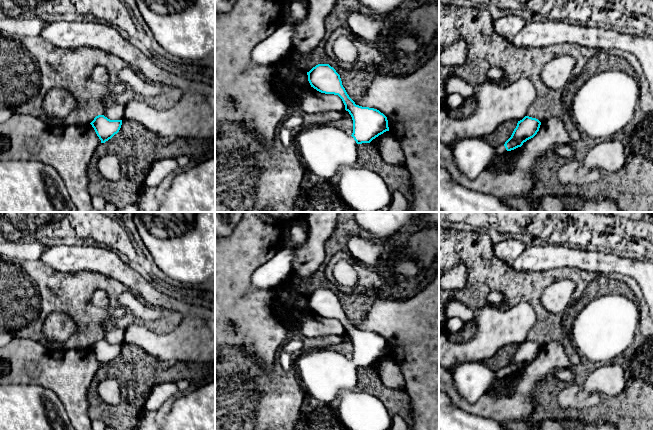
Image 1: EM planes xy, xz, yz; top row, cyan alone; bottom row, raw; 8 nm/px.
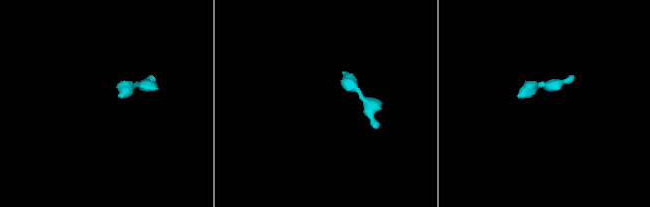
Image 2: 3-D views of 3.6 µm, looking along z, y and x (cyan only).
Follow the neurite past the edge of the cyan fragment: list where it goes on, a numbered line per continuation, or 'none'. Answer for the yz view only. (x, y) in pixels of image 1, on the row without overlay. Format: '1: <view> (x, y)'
1: yz (472, 379)

